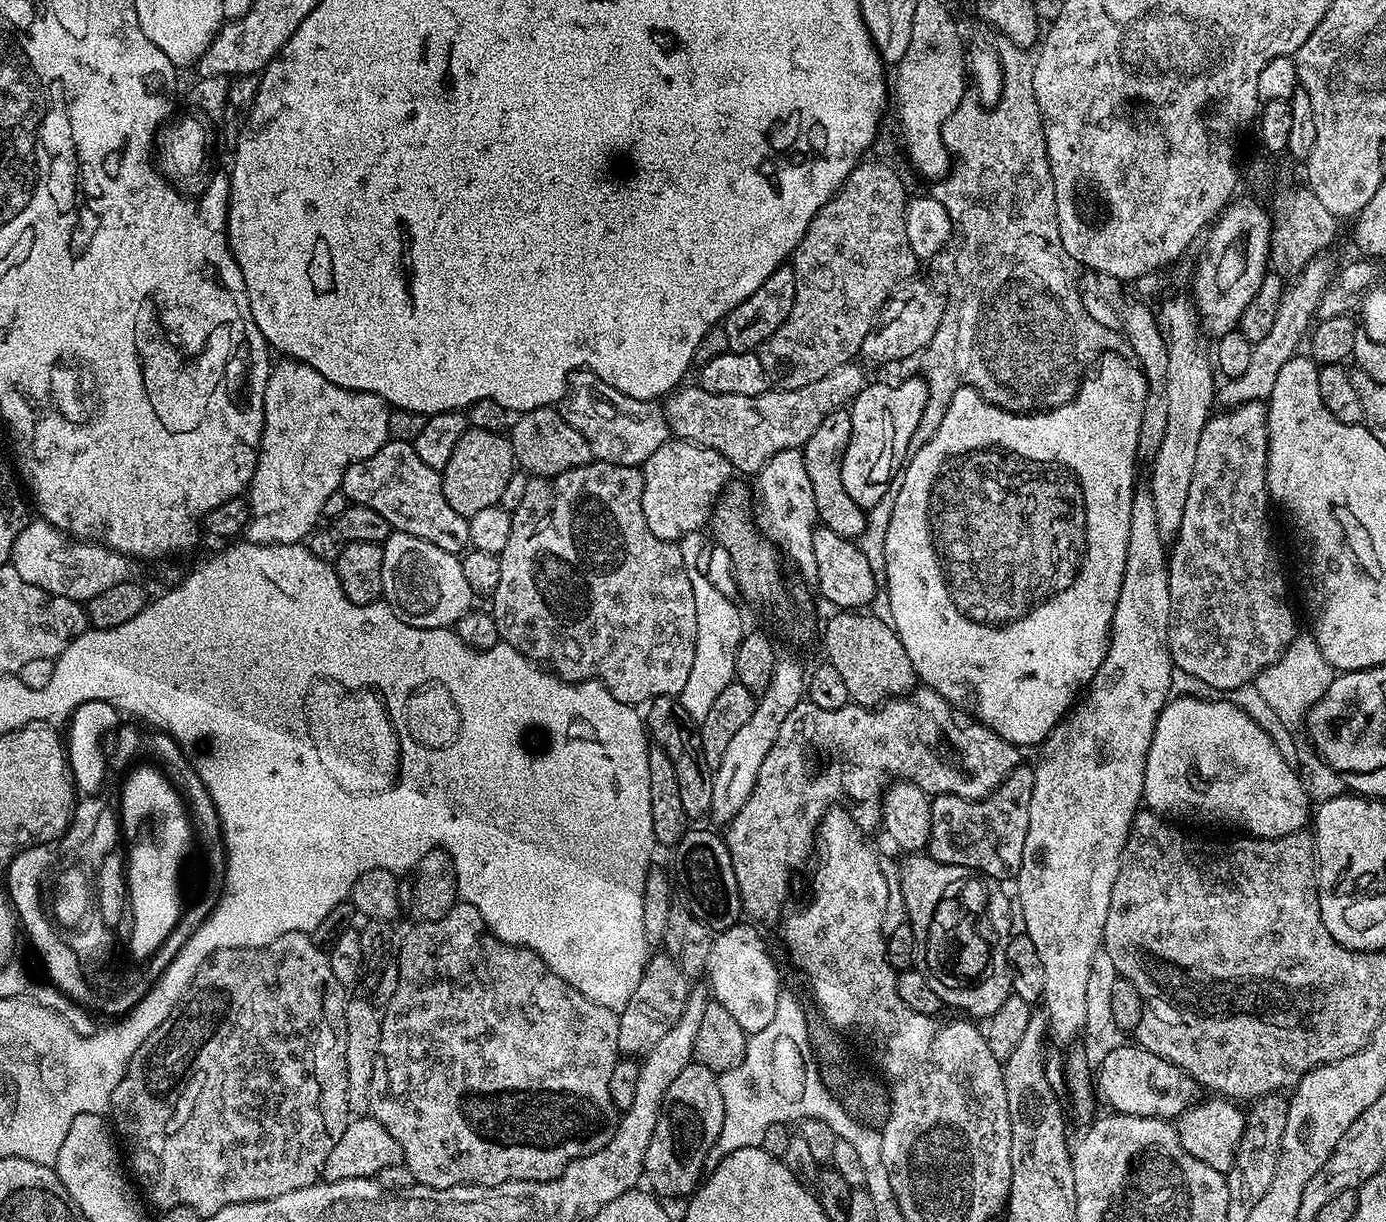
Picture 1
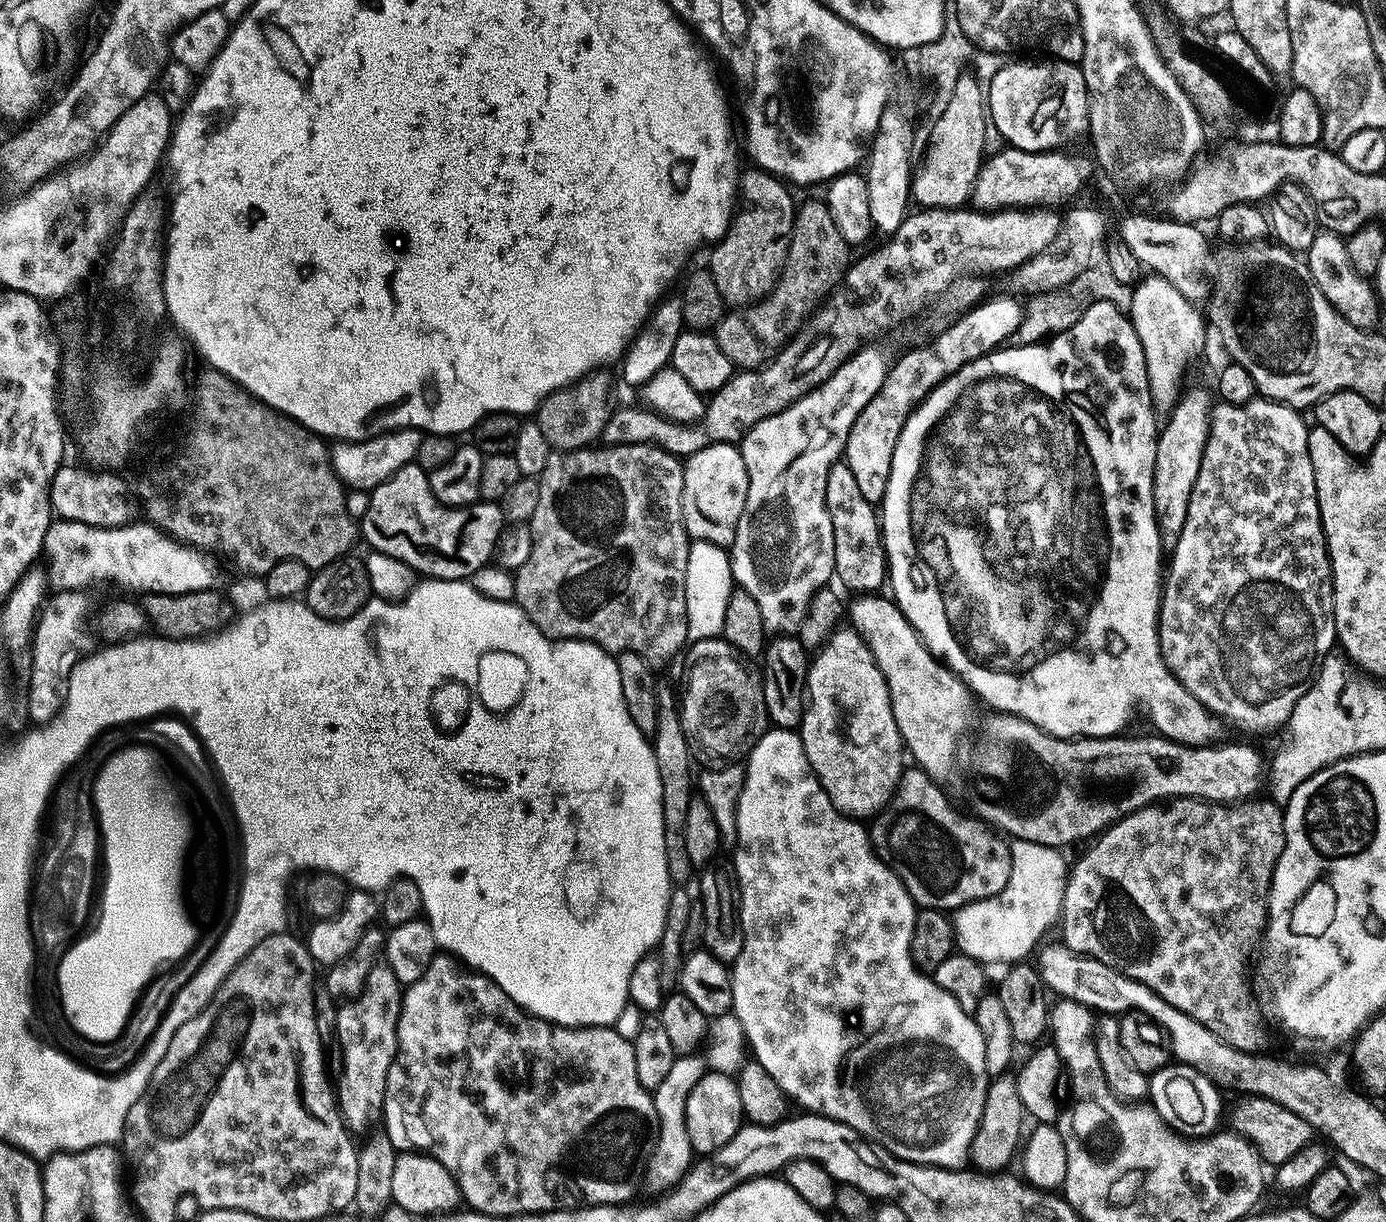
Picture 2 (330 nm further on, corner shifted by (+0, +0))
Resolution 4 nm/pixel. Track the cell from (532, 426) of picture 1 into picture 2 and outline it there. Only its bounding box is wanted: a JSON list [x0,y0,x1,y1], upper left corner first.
[534,370,613,452]

